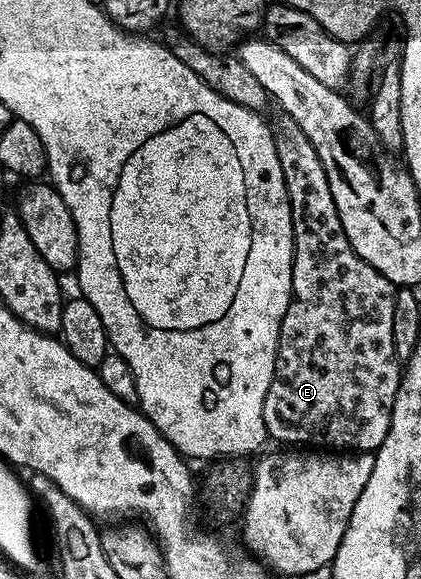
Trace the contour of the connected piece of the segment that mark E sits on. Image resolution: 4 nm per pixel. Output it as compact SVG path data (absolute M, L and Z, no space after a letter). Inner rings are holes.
M283 112L277 119L272 119L273 139L279 152L279 164L283 168L283 180L287 184L287 196L291 204L291 220L293 221L293 298L289 301L287 312L281 321L279 344L277 345L277 363L271 380L271 388L267 388L267 396L263 400L263 424L266 435L277 442L285 442L290 447L324 448L329 452L376 452L383 444L389 431L391 416L395 408L395 396L399 392L399 384L403 373L402 363L395 352L395 340L391 336L391 324L395 324L395 296L398 287L383 276L367 260L363 260L353 251L347 236L343 232L343 224L339 220L339 212L335 208L335 200L331 196L331 184L327 184L327 172L323 172L323 164L307 136L303 136L303 128L291 120Z

